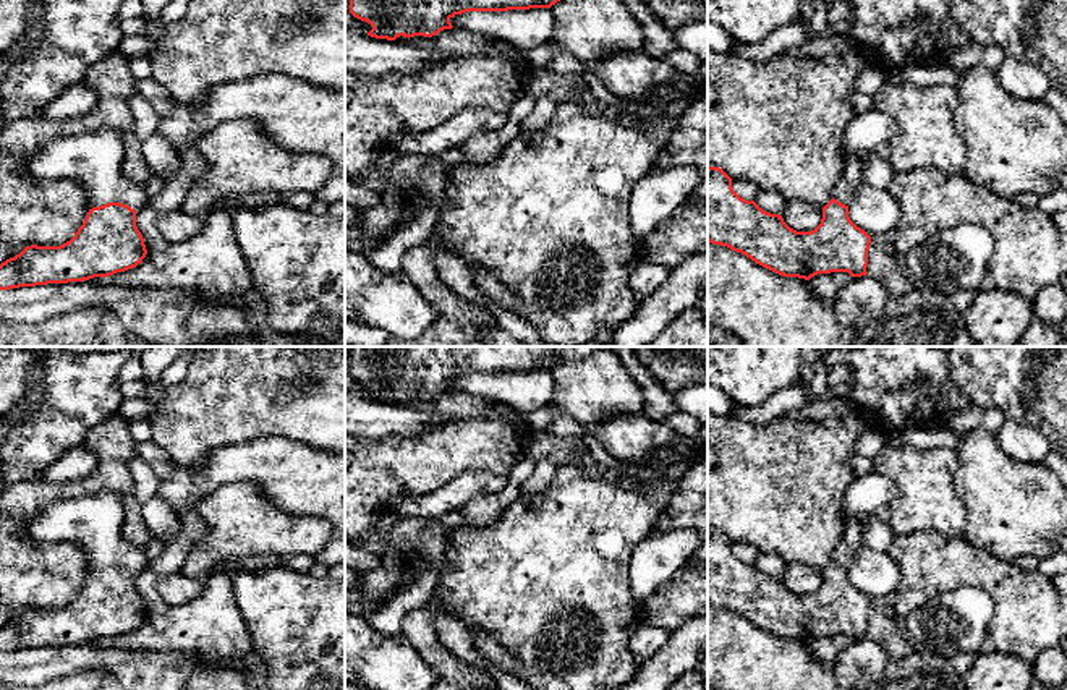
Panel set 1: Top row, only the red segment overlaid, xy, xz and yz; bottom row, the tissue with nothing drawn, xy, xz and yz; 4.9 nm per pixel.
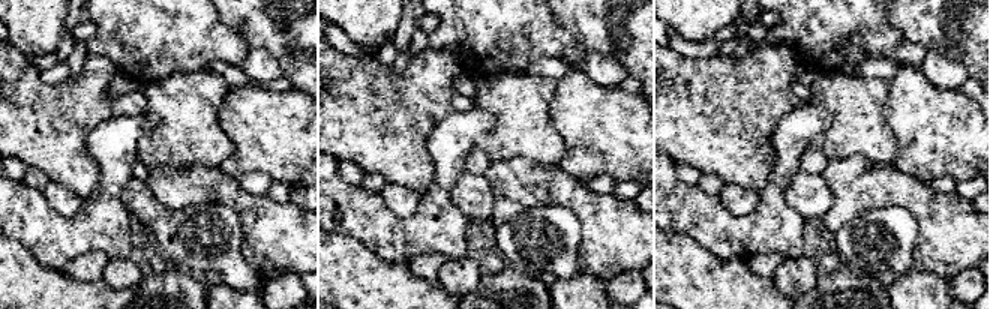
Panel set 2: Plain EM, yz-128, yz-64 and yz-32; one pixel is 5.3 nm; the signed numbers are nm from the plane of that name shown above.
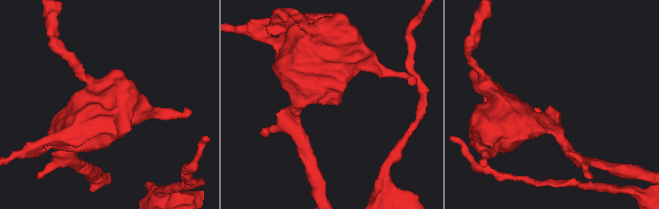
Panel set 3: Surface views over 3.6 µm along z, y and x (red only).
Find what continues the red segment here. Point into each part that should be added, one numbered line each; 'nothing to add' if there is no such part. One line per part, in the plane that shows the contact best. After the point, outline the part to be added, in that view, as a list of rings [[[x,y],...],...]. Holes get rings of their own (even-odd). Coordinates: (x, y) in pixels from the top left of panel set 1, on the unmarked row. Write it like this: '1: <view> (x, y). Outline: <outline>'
1: xy (94, 522). Outline: [[[110,491],[47,505],[28,525],[39,543],[73,543],[86,551],[89,572],[121,565],[134,573],[147,567],[144,549],[123,536],[123,499]]]

